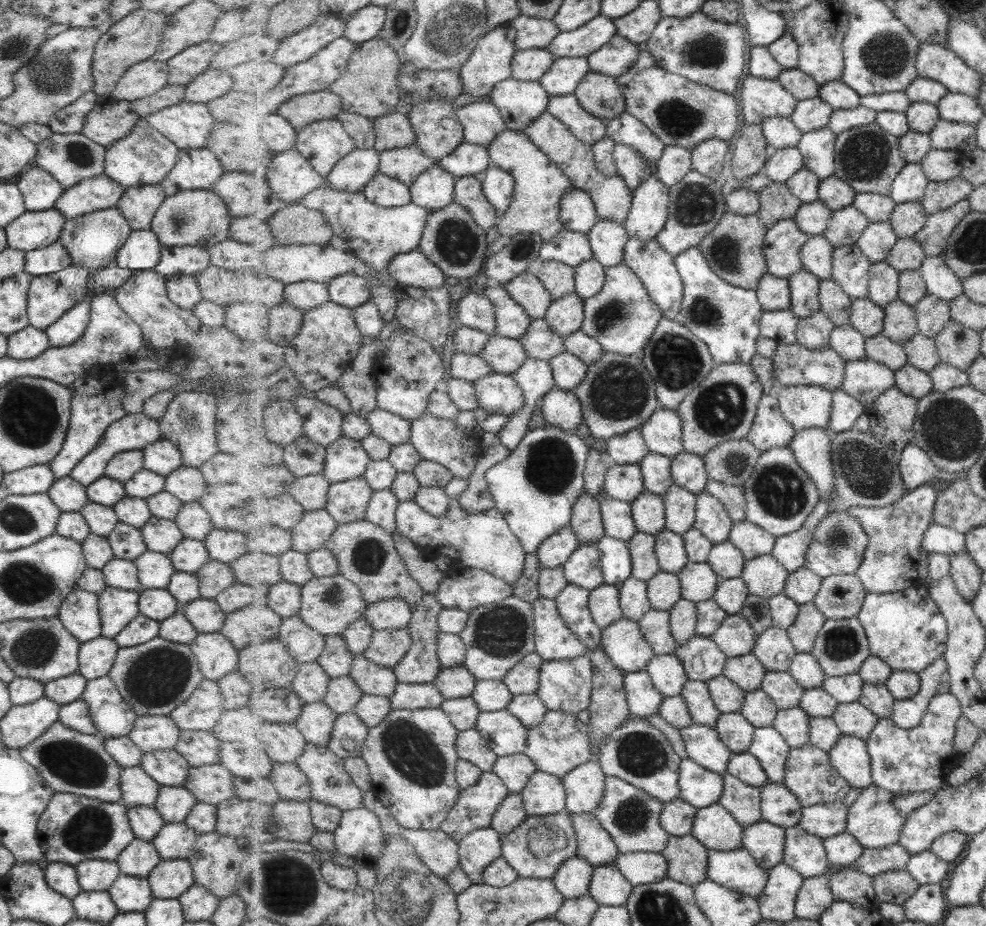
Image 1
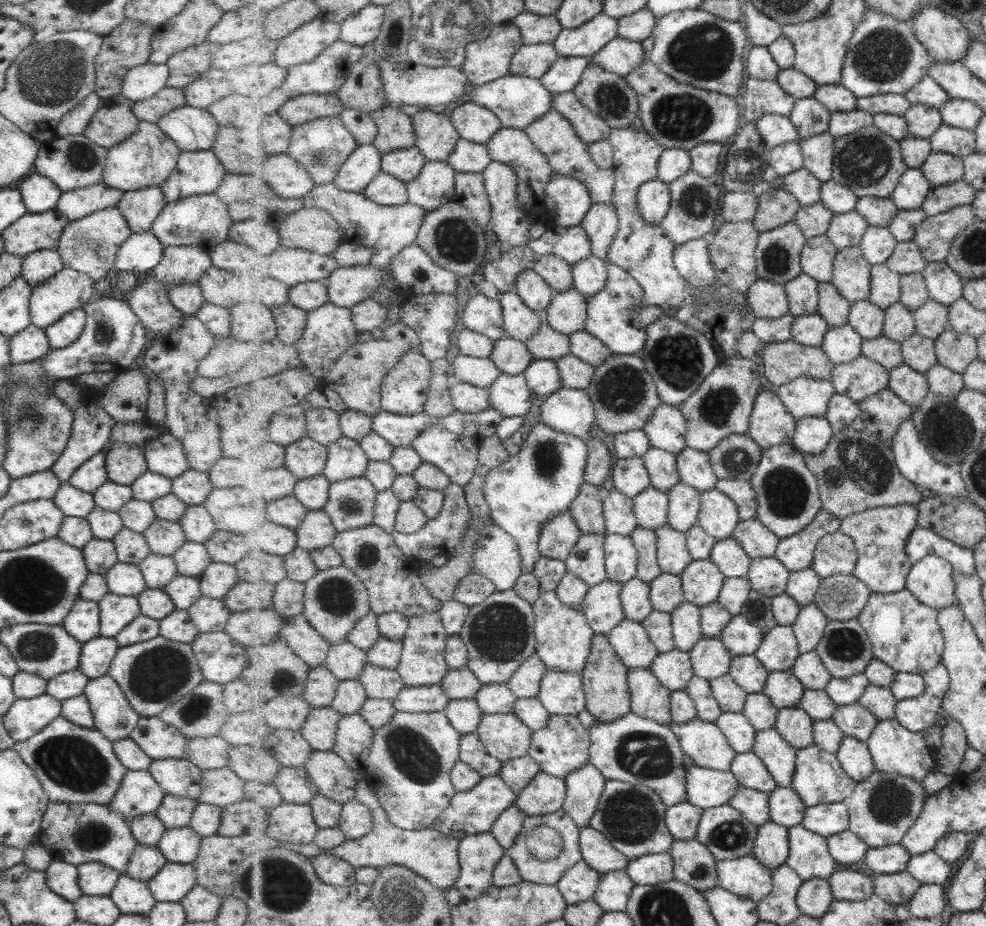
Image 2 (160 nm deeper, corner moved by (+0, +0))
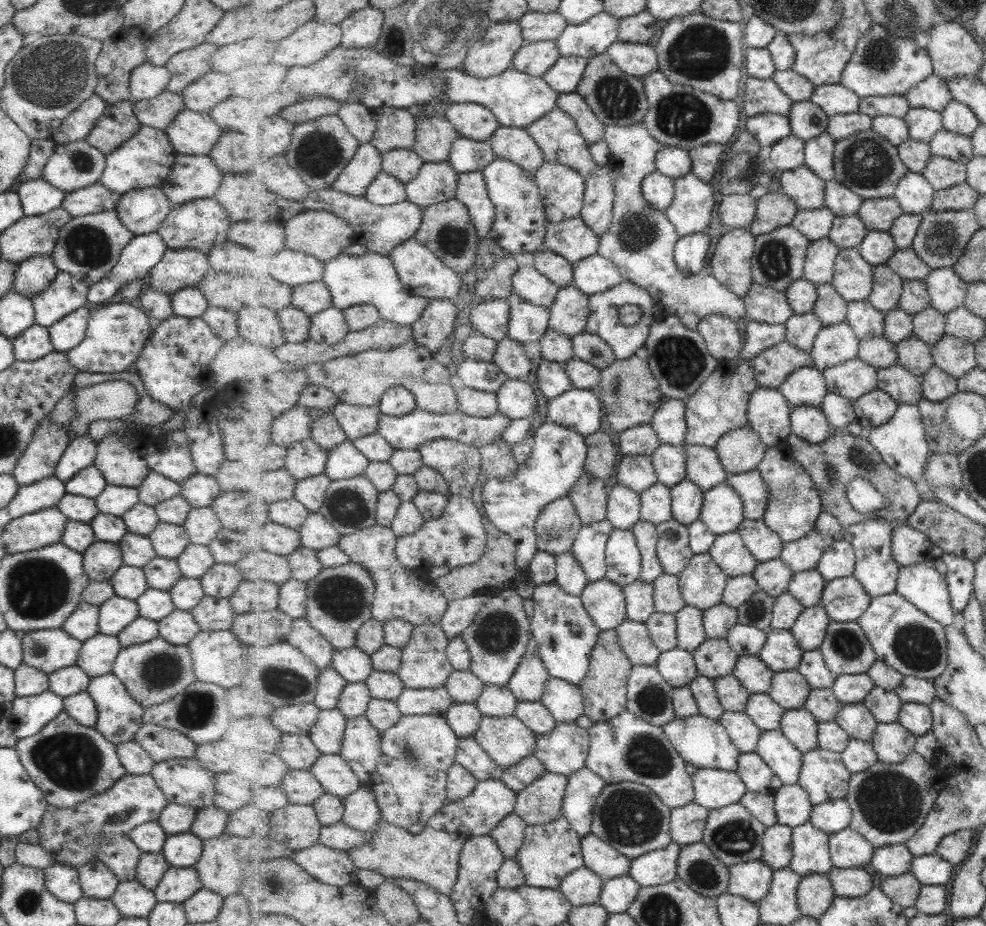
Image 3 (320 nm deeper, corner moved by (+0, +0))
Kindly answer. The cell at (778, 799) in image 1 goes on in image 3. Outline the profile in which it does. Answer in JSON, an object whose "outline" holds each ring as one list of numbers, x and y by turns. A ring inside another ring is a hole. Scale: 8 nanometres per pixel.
{"outline":[[799,784,784,785,774,798,779,824,795,828,810,822,814,805,809,794]]}

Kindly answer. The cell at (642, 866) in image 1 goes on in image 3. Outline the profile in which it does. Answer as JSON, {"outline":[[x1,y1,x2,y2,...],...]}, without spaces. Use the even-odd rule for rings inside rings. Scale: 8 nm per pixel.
{"outline":[[673,841,666,849,648,852,633,860,630,876,643,887,659,886,678,879,678,861,682,845]]}

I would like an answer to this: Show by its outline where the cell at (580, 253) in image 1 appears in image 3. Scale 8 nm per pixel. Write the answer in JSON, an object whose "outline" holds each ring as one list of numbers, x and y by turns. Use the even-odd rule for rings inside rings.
{"outline":[[581,216,565,219,561,222,548,222,543,250,558,253,569,260,572,265,599,253,600,238,598,234,582,219]]}

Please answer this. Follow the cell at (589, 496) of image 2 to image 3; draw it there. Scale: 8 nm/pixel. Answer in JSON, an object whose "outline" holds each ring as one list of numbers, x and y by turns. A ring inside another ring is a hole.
{"outline":[[587,470,568,494,574,502,582,524,593,524,608,518,608,491,605,481]]}

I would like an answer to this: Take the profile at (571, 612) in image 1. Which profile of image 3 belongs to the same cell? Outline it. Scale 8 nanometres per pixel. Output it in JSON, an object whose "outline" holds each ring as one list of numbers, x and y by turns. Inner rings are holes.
{"outline":[[572,551,558,554,558,578,556,583,575,596,581,596,590,583,582,564,575,558]]}

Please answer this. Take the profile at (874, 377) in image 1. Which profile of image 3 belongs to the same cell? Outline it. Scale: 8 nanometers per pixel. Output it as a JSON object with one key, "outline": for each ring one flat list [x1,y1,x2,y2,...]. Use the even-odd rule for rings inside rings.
{"outline":[[859,357,822,371,830,393,853,402,878,389,878,369]]}

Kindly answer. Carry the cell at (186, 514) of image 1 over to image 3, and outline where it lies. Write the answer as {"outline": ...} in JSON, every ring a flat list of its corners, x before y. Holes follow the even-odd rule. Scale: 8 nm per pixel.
{"outline":[[191,507,182,527,190,544,203,546,207,546,215,539,217,532,222,528,216,514,210,507]]}

